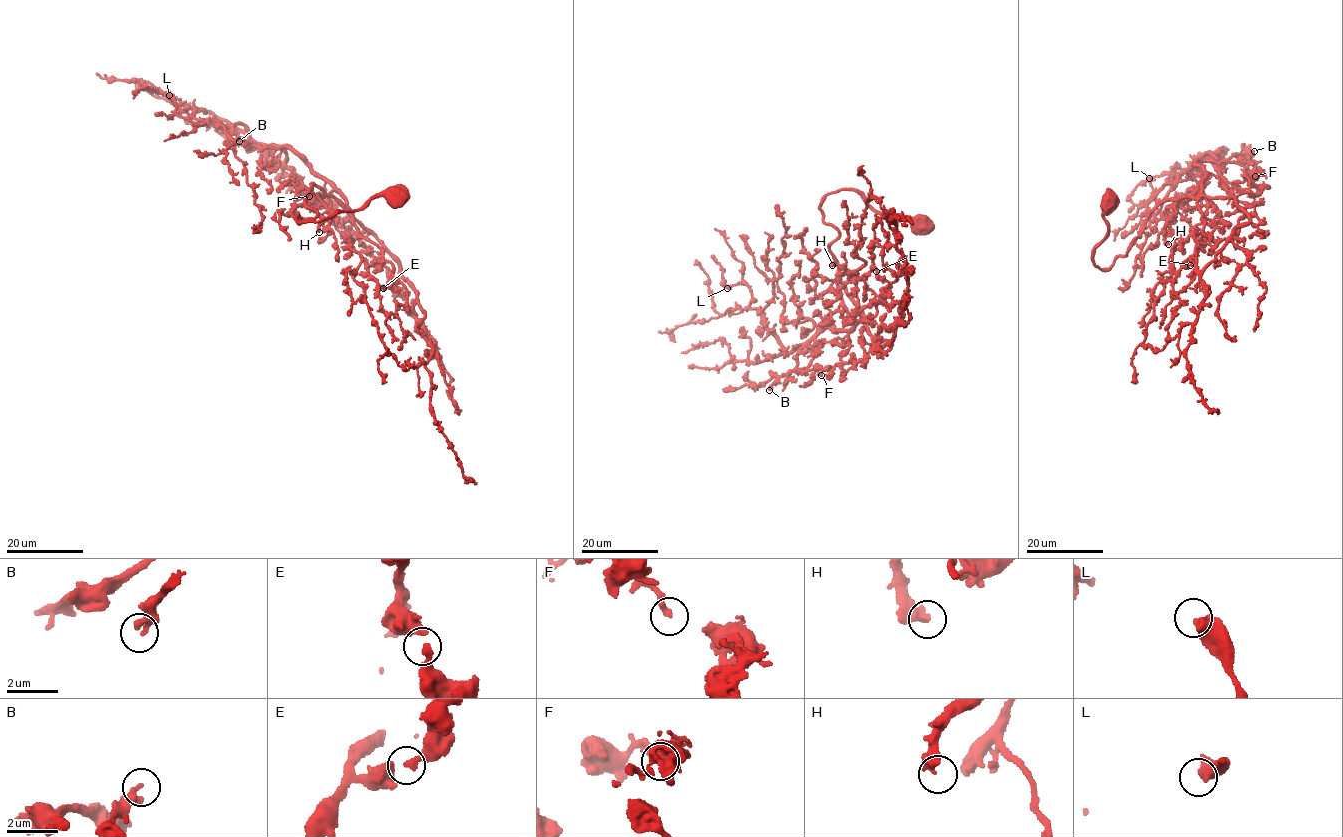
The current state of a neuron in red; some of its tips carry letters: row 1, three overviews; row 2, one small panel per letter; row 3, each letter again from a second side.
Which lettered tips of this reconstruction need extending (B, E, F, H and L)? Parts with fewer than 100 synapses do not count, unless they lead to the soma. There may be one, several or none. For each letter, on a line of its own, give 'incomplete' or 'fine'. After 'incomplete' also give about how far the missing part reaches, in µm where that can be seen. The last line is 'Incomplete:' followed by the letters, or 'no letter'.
B: fine
E: fine
F: fine
H: incomplete | 50 µm
L: fine
Incomplete: H

